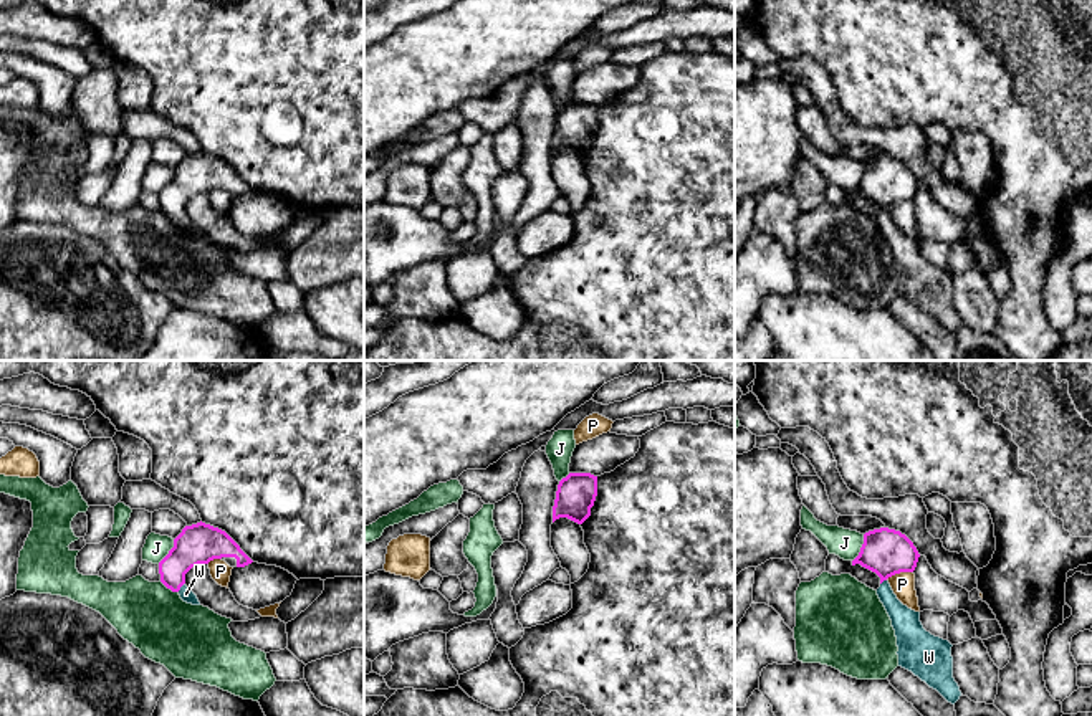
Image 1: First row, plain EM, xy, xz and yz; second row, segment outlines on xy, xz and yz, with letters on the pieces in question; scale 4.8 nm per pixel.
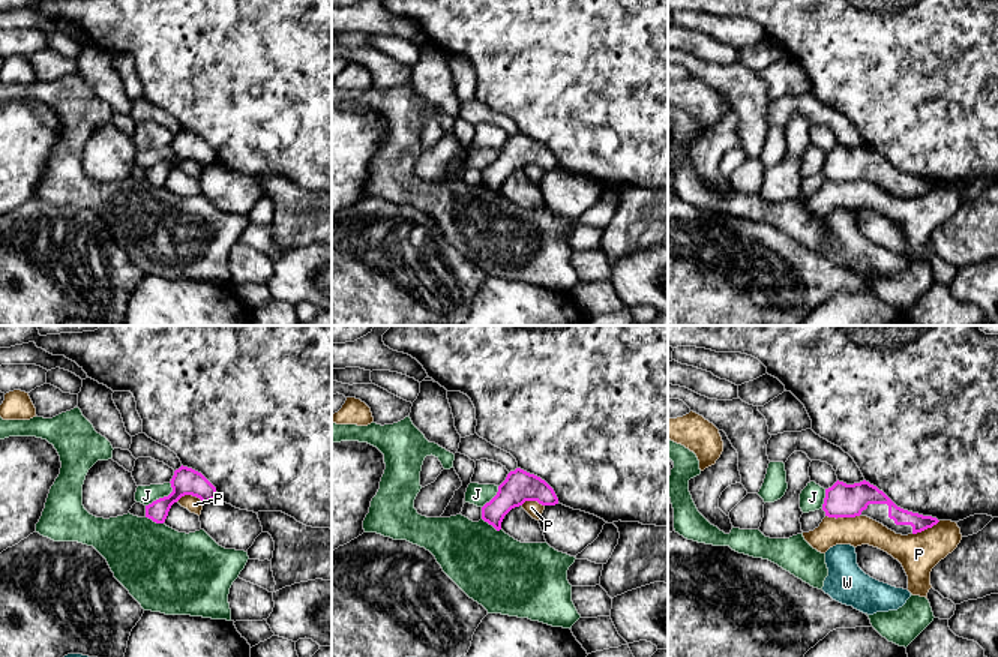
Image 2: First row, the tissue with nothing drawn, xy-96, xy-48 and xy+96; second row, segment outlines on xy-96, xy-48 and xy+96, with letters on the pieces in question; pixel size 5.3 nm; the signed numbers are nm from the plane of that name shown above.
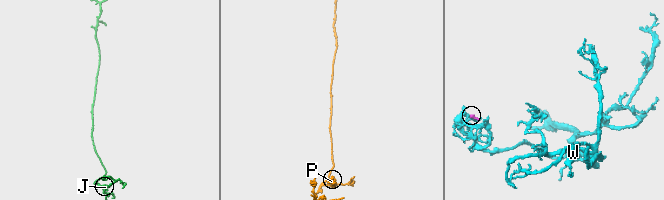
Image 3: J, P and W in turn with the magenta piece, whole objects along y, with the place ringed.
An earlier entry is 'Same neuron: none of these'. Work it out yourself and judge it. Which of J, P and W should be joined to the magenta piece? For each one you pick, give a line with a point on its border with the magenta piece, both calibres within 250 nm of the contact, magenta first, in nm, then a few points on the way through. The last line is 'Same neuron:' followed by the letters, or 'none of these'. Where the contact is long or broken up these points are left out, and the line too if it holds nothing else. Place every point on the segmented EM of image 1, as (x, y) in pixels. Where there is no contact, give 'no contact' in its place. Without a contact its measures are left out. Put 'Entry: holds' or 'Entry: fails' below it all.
W: xy (181, 586) | 200/70 nm | across xy (201, 543), (179, 564), (181, 586), (186, 594)
Same neuron: W
Entry: fails

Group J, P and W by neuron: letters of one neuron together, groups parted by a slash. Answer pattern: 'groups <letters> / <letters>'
groups J / P / W

